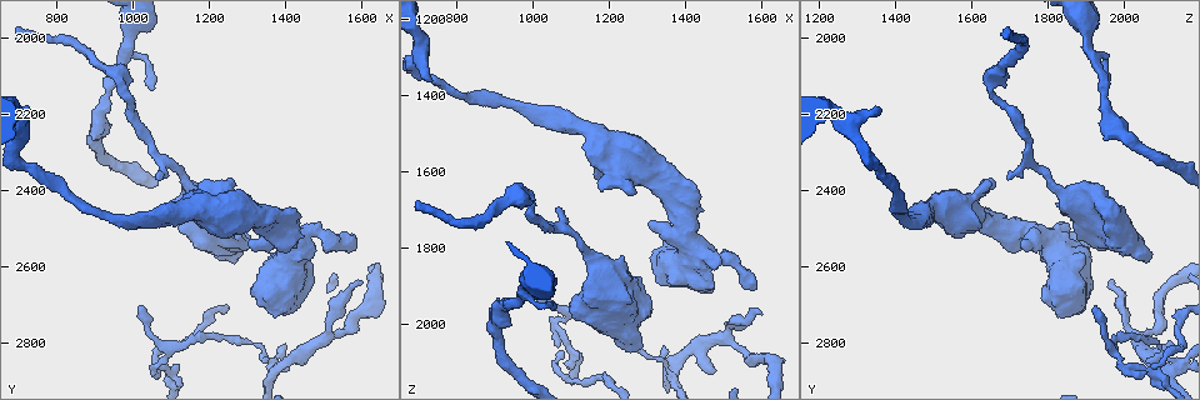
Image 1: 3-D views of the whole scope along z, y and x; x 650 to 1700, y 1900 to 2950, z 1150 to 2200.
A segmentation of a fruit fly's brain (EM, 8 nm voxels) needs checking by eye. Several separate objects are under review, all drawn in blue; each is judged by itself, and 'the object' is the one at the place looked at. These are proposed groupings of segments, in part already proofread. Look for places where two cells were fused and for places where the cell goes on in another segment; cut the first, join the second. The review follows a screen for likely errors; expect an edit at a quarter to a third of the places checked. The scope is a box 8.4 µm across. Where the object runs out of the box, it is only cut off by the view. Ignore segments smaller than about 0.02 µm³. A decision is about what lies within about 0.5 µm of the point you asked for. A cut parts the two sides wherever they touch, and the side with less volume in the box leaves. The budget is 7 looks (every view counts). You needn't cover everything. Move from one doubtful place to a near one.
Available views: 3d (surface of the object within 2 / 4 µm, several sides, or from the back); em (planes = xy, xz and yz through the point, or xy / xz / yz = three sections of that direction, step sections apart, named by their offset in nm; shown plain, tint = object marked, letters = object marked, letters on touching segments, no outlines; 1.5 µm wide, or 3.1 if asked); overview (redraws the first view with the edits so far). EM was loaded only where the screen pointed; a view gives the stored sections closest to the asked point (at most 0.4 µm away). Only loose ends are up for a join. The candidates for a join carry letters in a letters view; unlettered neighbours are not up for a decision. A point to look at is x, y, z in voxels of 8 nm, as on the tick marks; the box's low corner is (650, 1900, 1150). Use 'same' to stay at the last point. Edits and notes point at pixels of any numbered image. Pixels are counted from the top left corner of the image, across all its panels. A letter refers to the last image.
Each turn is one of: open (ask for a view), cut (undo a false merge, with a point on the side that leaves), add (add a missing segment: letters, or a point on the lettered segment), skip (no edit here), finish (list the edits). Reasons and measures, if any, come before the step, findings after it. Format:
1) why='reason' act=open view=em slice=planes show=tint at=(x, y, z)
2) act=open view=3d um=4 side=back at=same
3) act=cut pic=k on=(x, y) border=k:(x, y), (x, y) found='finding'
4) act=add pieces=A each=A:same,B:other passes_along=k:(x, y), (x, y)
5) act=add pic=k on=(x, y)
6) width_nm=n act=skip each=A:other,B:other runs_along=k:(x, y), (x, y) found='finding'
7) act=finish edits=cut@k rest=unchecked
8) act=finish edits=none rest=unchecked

why='free end' act=open view=3d um=4 side=back at=(1590, 2545, 1910)

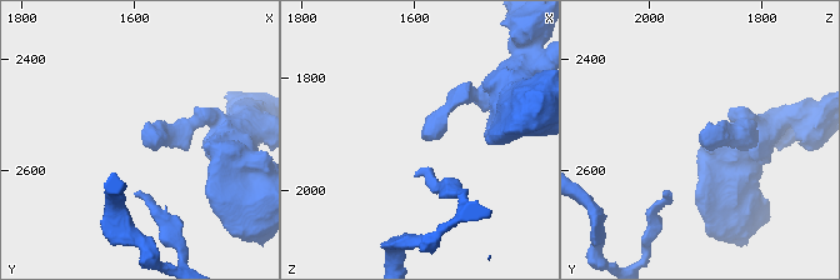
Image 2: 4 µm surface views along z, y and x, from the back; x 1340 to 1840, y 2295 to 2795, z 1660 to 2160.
why='now the EM' act=open view=em slice=planes show=tint at=(1595, 2545, 1905)

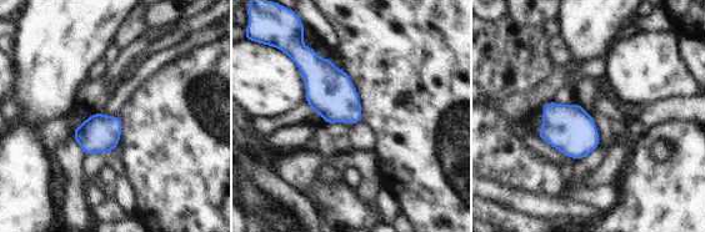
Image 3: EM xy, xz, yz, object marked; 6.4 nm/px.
why='what lies round it' act=open view=em slice=planes show=letters at=same

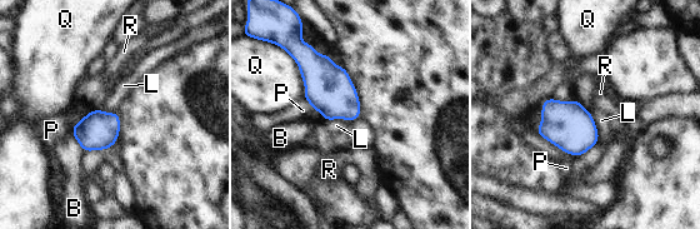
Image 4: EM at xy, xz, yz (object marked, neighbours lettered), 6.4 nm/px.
act=skip each=B:other,L:other,P:other,Q:other,R:other border=4:(589, 110), (599, 139) found='no lettered segment goes on from it'

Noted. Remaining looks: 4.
why='an open end' act=open view=em slice=planes show=letters at=(1265, 2575, 2070)

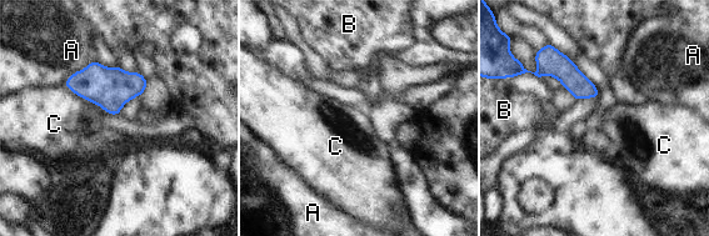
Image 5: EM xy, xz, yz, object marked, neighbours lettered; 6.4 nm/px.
longest_contact=C:320nm act=skip each=A:other,B:other,C:other border=5:(63, 85), (105, 111) found='no lettered segment goes on from it'

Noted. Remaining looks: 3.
act=open view=3d um=2 at=(1090, 2865, 2045)

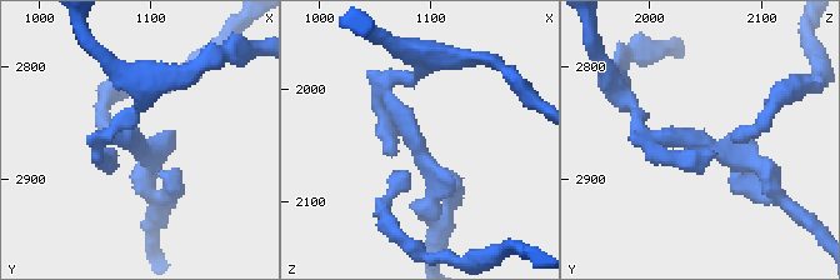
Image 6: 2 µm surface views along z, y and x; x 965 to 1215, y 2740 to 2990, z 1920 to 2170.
act=open view=em slice=xz step=4 show=letters at=(1086, 2868, 2054)

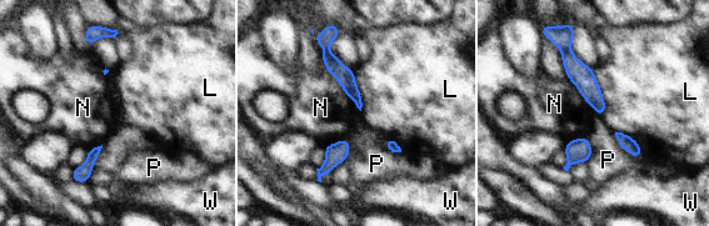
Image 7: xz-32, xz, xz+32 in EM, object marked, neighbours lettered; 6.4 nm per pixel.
arms=3 act=cut pic=7 on=(563, 36) each=L:other,N:other,P:other,W:other found='two cells meet here'

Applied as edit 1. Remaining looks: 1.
act=finish edits=cut@7 rest=unchecked

